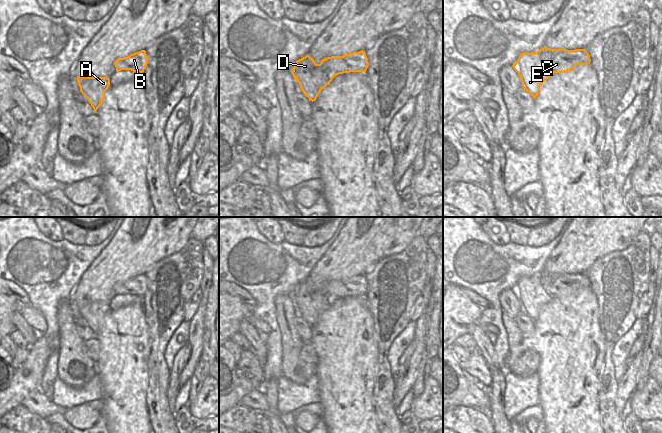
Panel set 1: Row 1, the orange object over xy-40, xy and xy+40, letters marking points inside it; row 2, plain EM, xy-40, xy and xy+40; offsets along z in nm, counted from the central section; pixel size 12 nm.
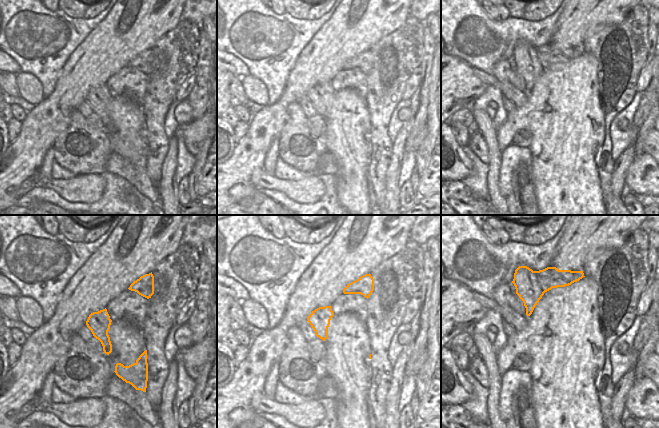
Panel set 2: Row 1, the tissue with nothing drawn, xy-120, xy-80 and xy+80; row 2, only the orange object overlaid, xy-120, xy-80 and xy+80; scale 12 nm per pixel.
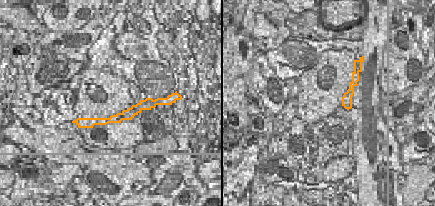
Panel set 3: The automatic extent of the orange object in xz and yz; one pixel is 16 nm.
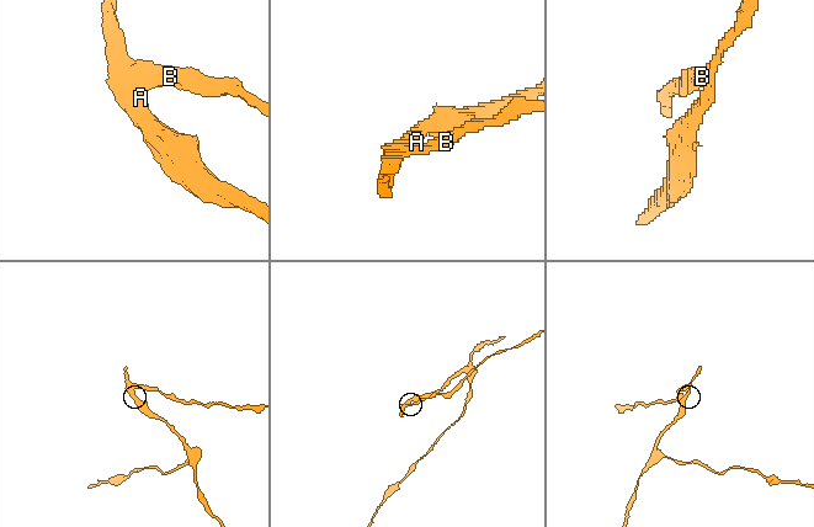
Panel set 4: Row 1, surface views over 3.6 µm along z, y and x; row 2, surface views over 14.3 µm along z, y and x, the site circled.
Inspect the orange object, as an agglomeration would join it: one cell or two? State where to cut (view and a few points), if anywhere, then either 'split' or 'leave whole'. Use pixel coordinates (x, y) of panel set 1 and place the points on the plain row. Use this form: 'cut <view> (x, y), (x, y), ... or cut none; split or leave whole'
cut xy+40 (537, 275), (543, 288), (550, 295), (554, 296); split

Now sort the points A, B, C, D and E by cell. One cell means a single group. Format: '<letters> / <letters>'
A C D / B E

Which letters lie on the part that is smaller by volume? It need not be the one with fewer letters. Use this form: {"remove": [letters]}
{"remove": ["B", "E"]}

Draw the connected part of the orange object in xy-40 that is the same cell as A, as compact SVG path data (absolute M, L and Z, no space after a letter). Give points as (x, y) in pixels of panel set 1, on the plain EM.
M78 300L77 306L81 317L88 323L96 337L105 322L105 315L110 310L110 303L107 301Z

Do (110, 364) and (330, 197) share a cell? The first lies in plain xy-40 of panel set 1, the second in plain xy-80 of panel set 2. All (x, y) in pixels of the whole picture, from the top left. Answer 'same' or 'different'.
different

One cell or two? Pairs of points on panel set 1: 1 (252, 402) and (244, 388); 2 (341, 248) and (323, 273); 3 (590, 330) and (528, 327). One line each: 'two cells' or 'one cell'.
1: two cells
2: one cell
3: two cells

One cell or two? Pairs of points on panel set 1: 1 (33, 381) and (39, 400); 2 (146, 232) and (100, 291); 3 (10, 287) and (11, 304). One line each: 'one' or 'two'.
1: two
2: one
3: two

